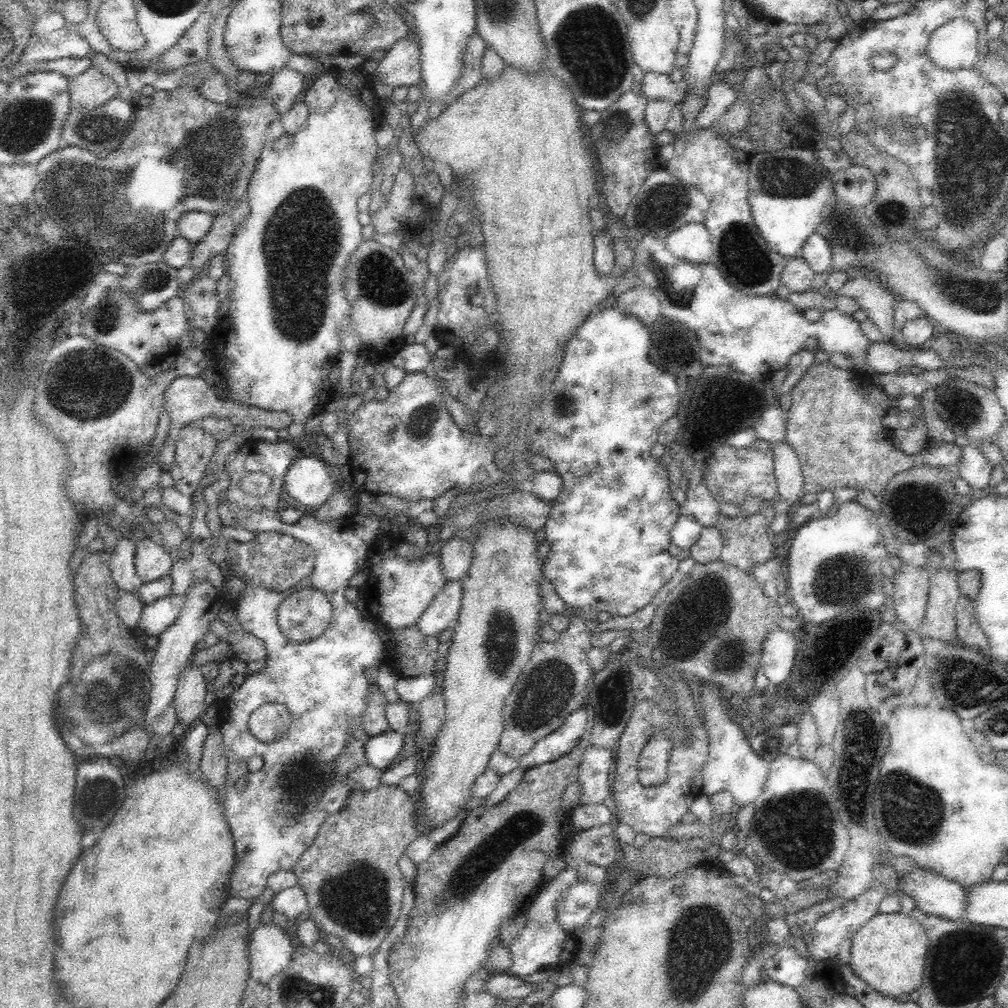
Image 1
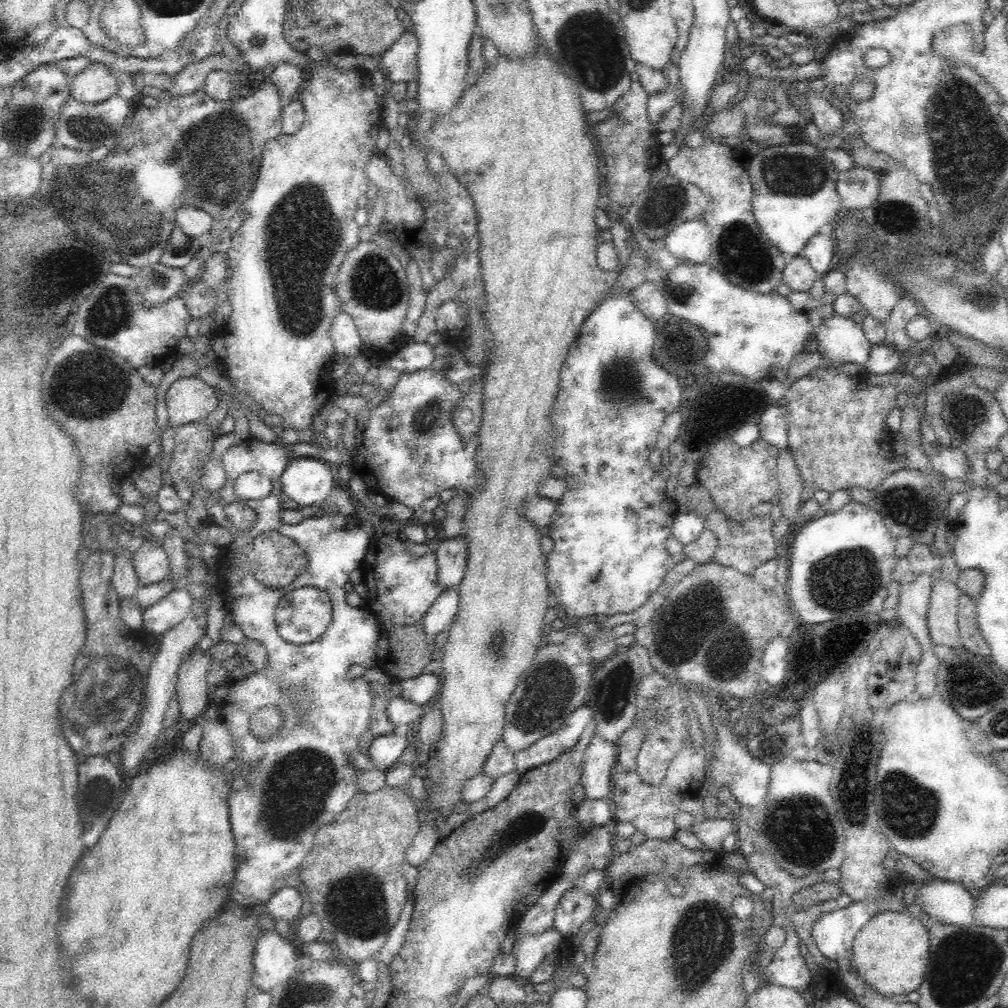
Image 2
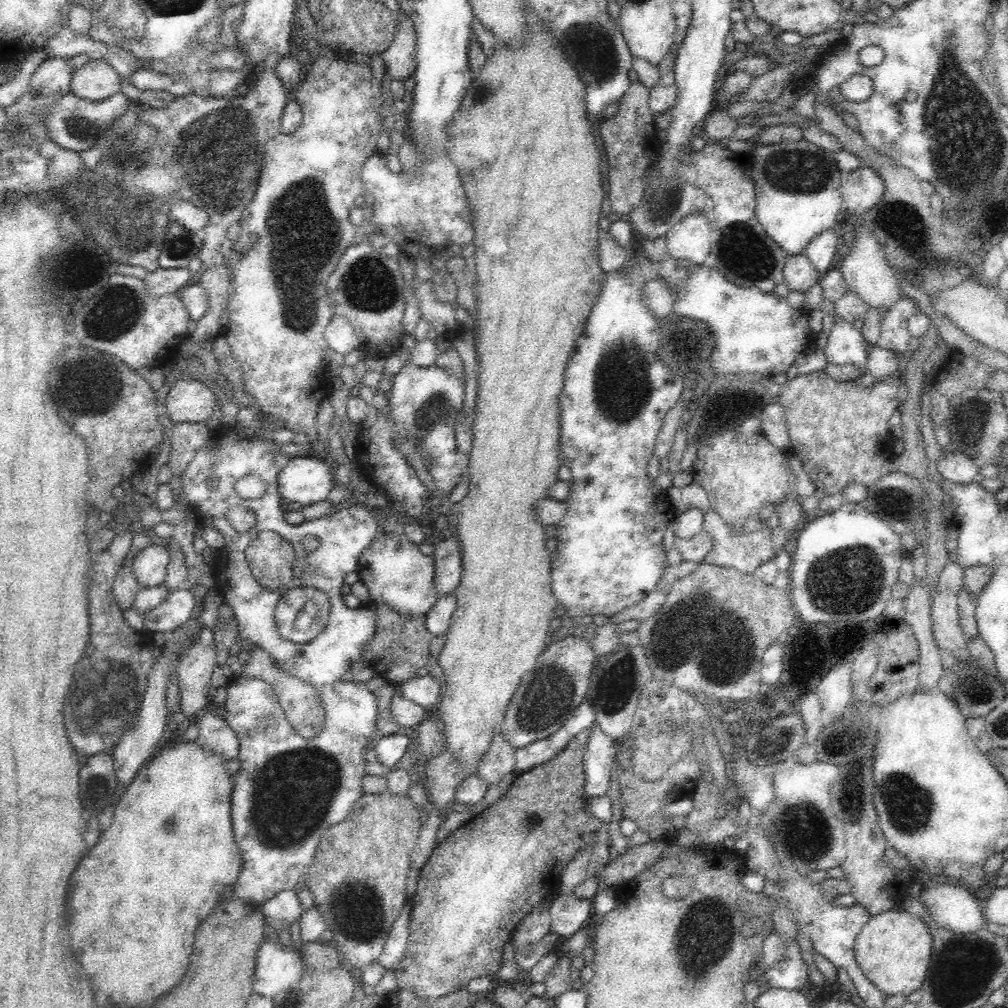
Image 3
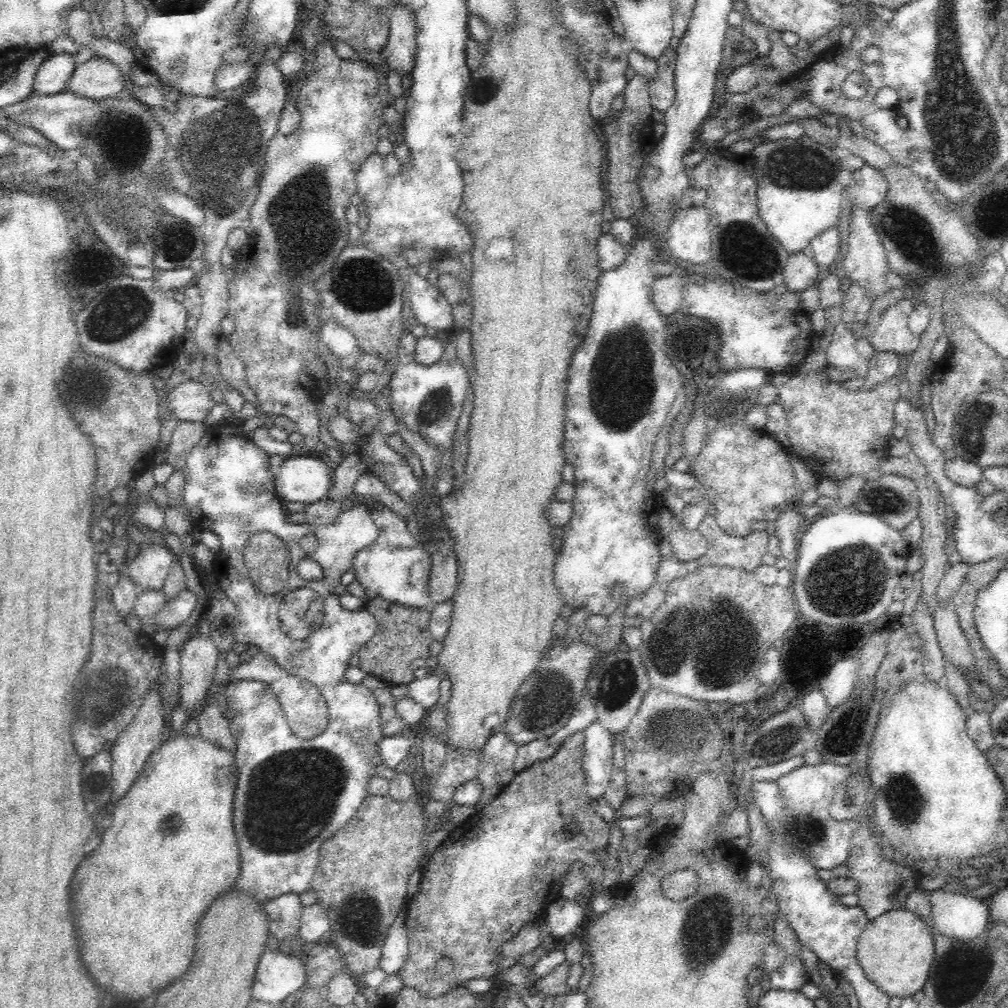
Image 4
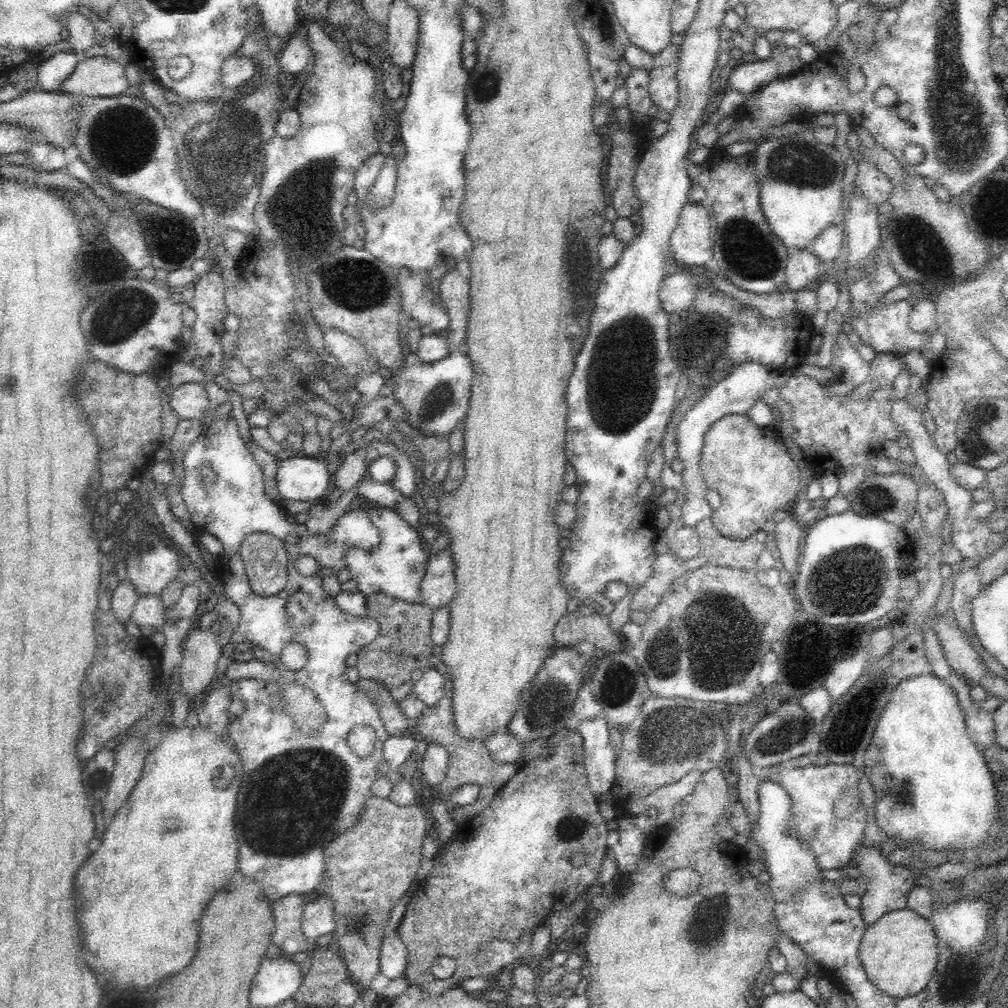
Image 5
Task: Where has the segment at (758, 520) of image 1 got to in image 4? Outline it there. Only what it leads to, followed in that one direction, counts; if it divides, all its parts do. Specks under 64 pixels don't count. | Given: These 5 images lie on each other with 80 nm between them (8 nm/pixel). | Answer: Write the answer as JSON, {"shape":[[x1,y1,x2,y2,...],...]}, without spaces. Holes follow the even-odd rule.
{"shape":[[706,514,697,528,708,541,706,552,697,559,700,566,729,566,754,571,768,554,768,540,772,530,752,531,746,536,732,536,718,526,711,514]]}

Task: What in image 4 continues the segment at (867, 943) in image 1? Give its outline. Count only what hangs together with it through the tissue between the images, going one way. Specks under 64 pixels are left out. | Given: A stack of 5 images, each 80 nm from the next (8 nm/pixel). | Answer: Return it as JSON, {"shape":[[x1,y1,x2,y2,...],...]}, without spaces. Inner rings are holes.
{"shape":[[889,910,867,922,860,932,856,956,868,980,889,997,914,996,927,982,934,958,934,937,928,925,909,910]]}

